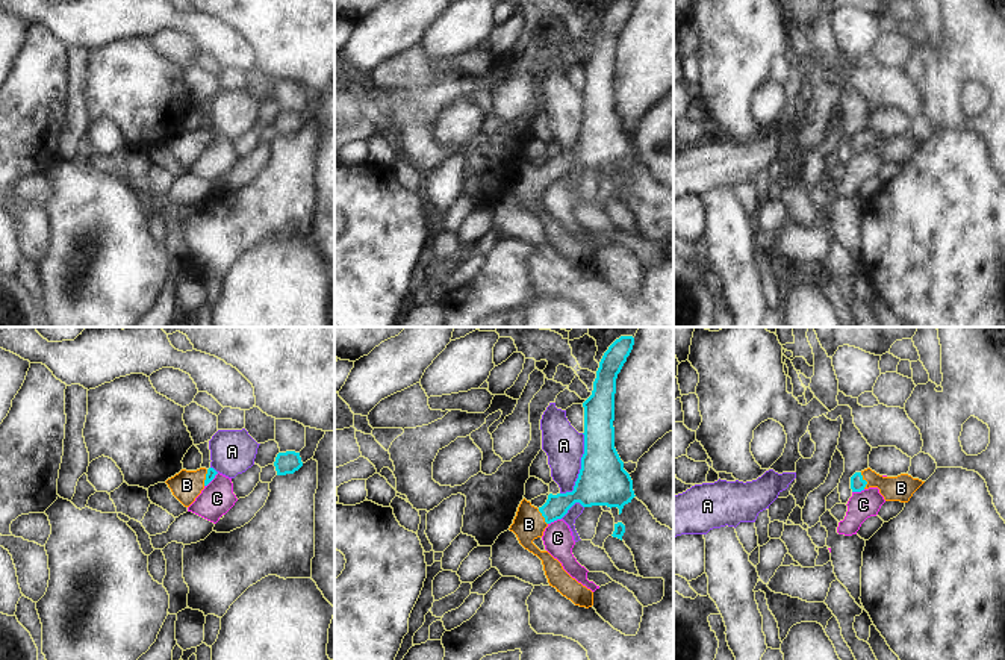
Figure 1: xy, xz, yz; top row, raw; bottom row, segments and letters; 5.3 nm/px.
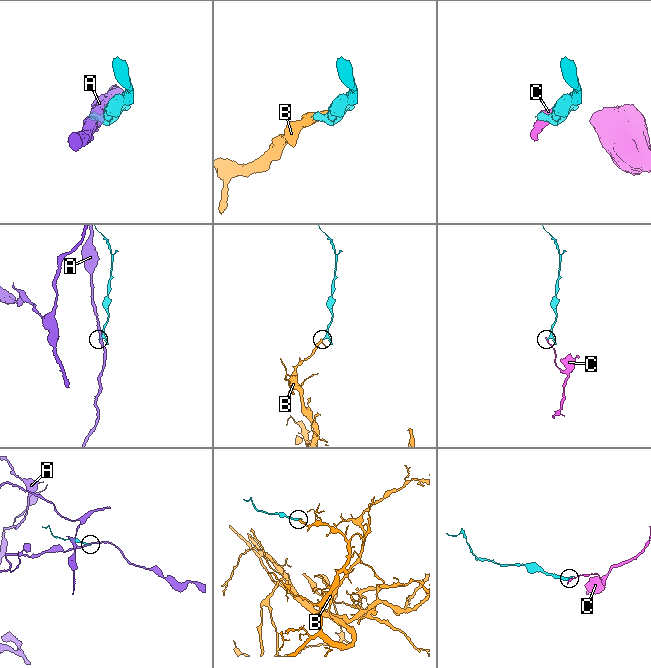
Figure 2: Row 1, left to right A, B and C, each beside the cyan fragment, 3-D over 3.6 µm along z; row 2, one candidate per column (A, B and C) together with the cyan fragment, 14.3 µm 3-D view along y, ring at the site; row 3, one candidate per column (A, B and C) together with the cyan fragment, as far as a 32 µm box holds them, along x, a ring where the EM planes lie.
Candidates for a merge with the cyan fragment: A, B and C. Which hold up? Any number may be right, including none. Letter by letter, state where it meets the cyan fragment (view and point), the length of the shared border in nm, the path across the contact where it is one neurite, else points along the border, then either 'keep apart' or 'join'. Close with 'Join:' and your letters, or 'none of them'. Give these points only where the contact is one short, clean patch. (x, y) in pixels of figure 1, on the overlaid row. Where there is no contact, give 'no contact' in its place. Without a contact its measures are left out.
A: meets cyan in xz at (581, 468); contact 340 nm long; keep apart
B: meets cyan in yz at (864, 480); contact 90 nm long; runs through yz (857, 483), (864, 480), (901, 488); join
C: meets cyan in xz at (554, 519); contact 80 nm long; border along xz (560, 518), (548, 524); keep apart
Join: B

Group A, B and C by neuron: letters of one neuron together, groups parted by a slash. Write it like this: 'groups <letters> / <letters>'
groups A / B / C

